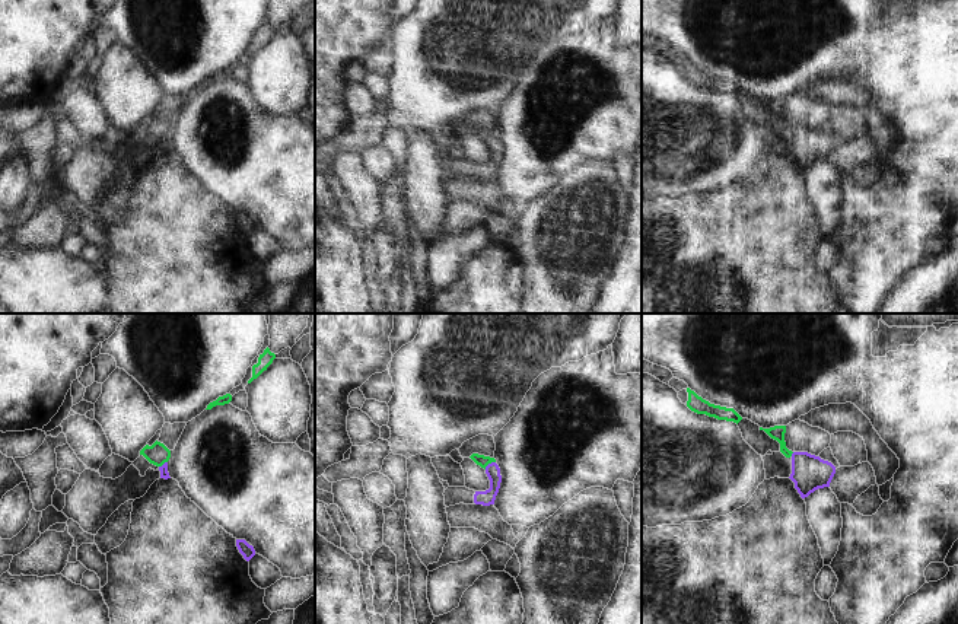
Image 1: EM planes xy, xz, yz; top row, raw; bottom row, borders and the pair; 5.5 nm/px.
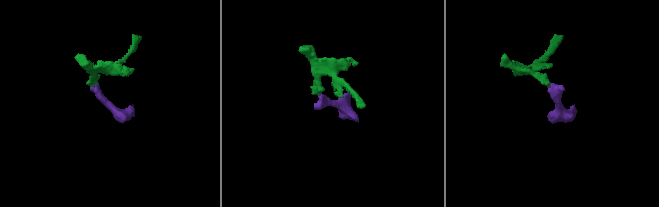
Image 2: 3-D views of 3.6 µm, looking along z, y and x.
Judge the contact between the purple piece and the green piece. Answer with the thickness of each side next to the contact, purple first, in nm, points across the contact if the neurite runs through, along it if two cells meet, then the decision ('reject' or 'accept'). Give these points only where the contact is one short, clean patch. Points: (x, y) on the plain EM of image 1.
90/70 nm | across xz (487, 171), (493, 164), (489, 137), (483, 134) | accept

